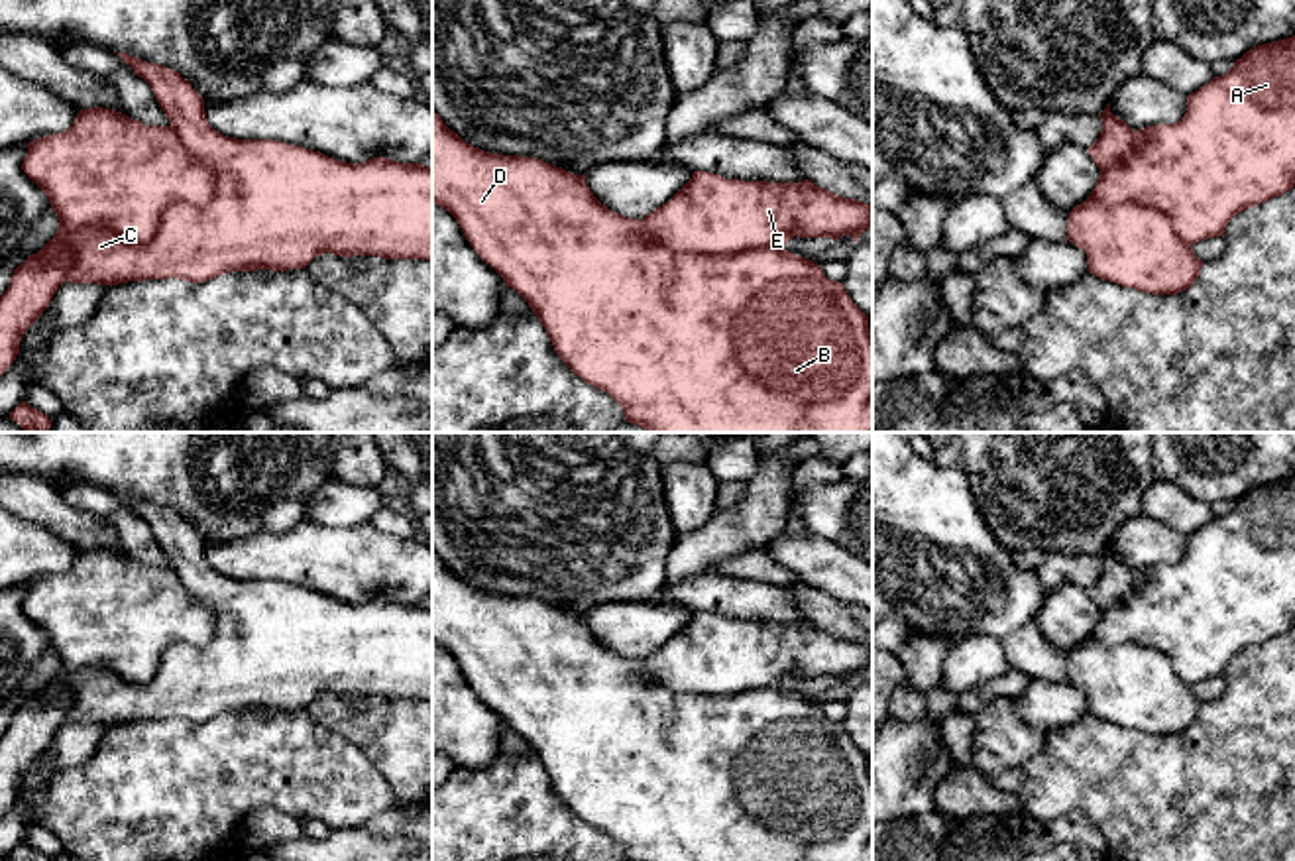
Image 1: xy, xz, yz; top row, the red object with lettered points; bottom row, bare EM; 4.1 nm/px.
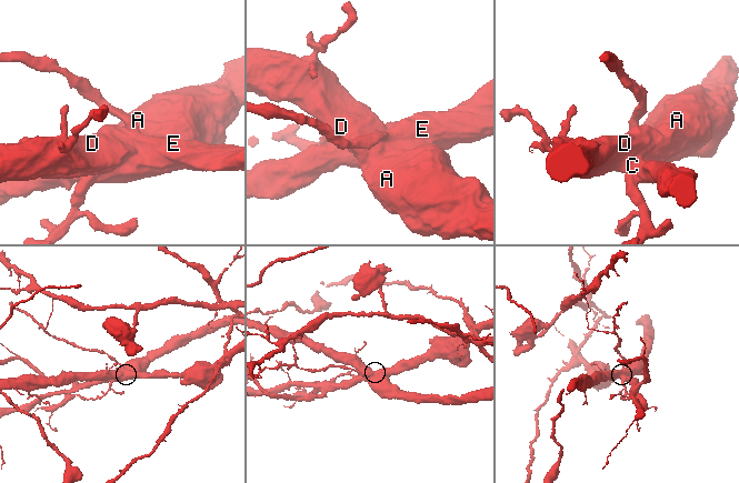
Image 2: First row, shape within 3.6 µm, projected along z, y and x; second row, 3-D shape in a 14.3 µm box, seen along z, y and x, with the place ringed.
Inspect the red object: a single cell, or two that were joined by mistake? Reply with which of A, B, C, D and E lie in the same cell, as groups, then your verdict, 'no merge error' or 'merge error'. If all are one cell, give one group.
groups A B D / C E; merge error

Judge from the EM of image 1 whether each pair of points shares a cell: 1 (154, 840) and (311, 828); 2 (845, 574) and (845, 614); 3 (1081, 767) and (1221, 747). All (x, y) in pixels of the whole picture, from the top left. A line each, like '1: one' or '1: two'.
1: two
2: two
3: one

